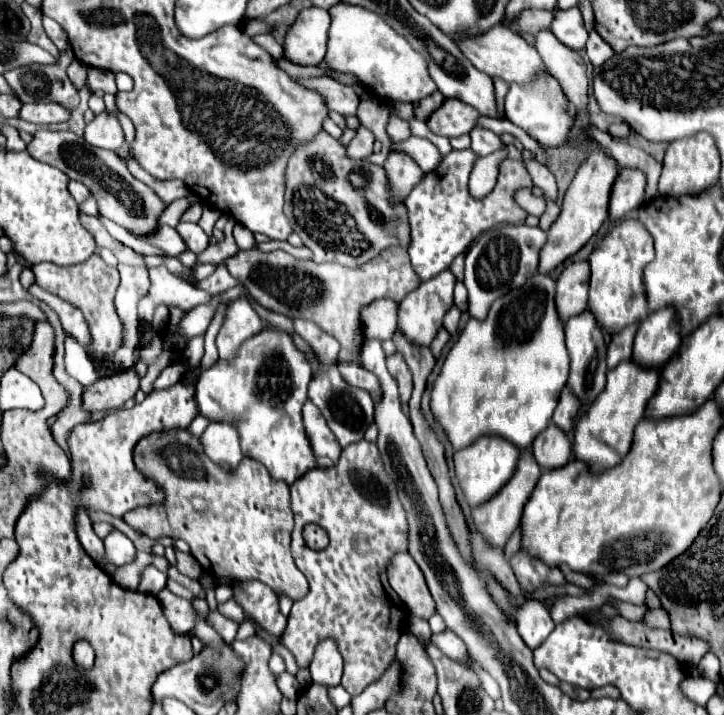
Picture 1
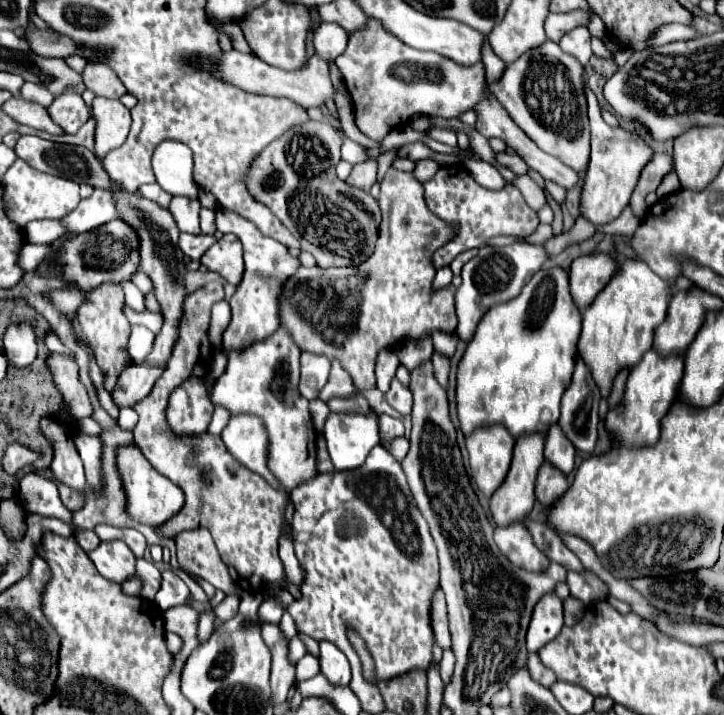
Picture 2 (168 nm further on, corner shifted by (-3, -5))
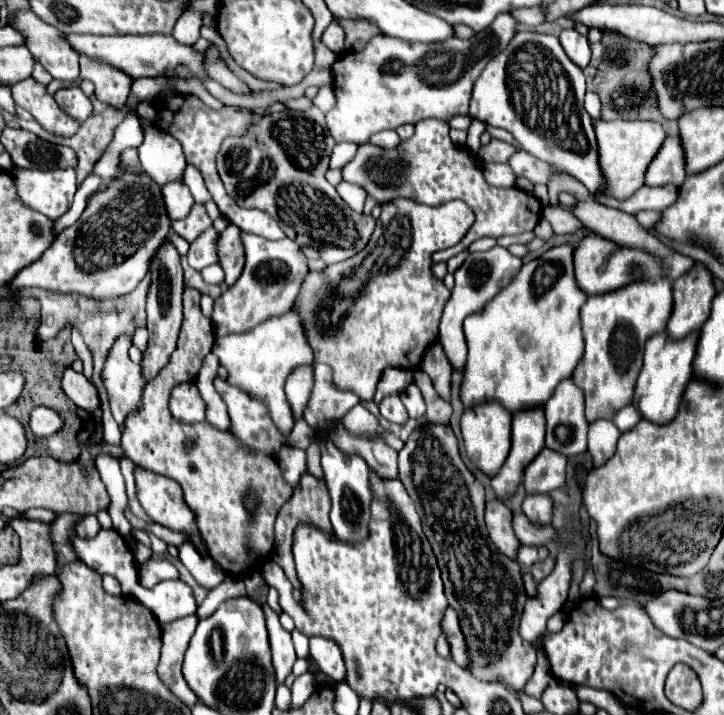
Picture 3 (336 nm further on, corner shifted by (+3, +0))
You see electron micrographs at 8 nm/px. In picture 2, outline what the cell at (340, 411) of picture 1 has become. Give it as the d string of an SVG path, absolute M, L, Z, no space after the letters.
M330 413L324 425L328 453L336 471L352 471L364 465L368 453L378 445L376 413Z

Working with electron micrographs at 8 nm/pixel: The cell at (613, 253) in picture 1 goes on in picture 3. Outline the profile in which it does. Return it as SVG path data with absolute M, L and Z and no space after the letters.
M668 278L638 280L634 284L622 286L620 290L612 290L612 292L606 292L606 294L594 294L586 300L586 304L580 310L586 350L584 350L584 356L574 370L574 380L576 380L576 384L580 384L580 388L584 388L588 422L594 422L598 418L612 420L612 416L618 408L632 402L634 382L636 382L636 376L642 368L644 344L648 342L648 338L652 334L664 332L670 312L672 312L672 286L670 286Z

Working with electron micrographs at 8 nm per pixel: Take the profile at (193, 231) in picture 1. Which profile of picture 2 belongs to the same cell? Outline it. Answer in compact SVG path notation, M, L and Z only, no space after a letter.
M172 197L168 211L172 213L176 225L180 231L188 233L200 233L198 225L198 211L200 211L200 201L198 199L188 199L188 197Z

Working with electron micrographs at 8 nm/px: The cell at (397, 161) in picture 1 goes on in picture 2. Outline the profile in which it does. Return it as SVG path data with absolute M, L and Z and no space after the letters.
M406 171L386 173L384 181L380 183L380 209L380 237L376 241L374 253L364 263L356 267L340 267L338 275L320 267L300 267L294 279L286 281L286 289L282 291L282 325L290 329L296 345L302 351L324 355L328 359L338 359L360 391L376 387L374 365L376 355L384 347L392 349L404 341L420 339L422 335L428 335L432 331L454 333L458 323L454 309L456 287L448 285L438 291L432 289L432 279L436 273L432 265L432 255L436 249L456 237L456 227L438 219L426 207L422 183L414 177L414 173Z

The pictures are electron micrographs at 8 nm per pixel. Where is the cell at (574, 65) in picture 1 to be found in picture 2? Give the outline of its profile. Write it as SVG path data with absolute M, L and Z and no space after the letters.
M586 87L586 97L588 97L588 117L592 127L592 159L590 159L590 167L582 187L580 209L586 219L594 223L608 223L618 219L624 207L630 203L640 171L652 159L654 151L650 145L646 145L646 141L640 135L630 133L622 127L606 125L604 119L600 117L600 109L596 107L596 97L588 87Z

